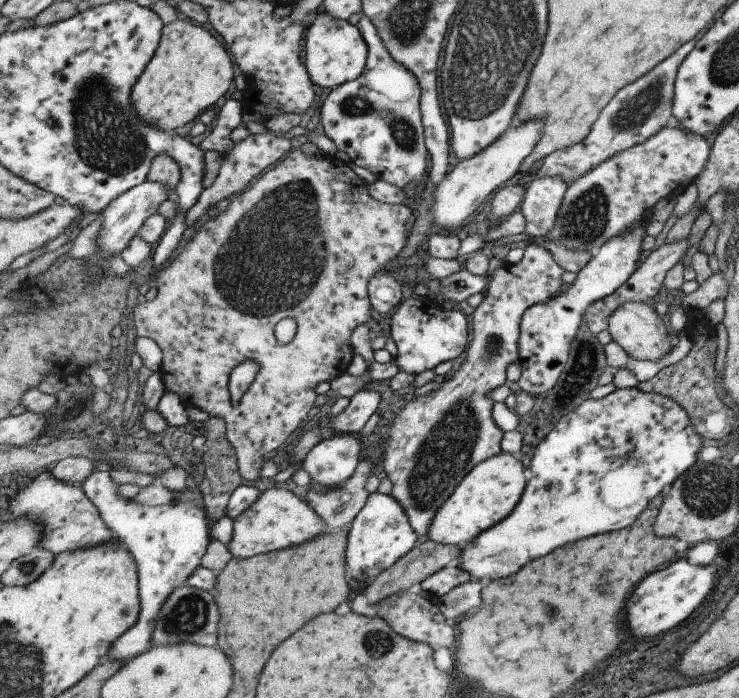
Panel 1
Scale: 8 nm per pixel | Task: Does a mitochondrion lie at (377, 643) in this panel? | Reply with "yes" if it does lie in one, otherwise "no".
yes

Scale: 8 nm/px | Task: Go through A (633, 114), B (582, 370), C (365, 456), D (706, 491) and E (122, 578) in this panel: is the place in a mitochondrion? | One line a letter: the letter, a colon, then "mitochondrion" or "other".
A: mitochondrion
B: mitochondrion
C: other
D: mitochondrion
E: other

